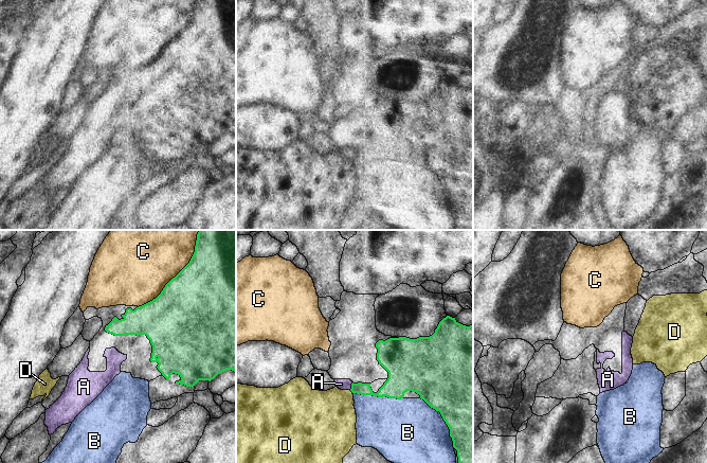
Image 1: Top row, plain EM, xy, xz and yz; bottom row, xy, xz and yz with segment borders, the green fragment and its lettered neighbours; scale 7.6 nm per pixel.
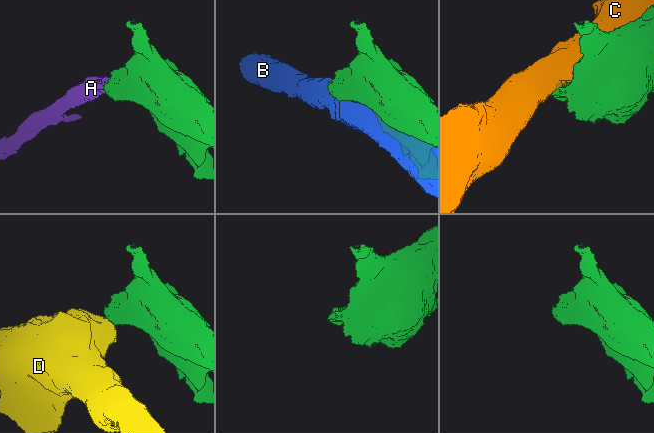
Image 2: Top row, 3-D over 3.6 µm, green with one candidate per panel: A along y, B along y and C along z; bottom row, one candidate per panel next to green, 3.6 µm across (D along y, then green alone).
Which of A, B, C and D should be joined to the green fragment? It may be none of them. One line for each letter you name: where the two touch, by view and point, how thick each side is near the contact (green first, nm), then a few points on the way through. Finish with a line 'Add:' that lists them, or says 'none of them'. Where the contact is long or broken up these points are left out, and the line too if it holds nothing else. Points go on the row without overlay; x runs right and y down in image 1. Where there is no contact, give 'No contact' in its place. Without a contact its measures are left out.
A: Touches green at xz (351, 148). Thickness 100 nm (green) against 80 nm. Path across: xz (364, 152), (351, 148), (341, 146)
Add: A.

